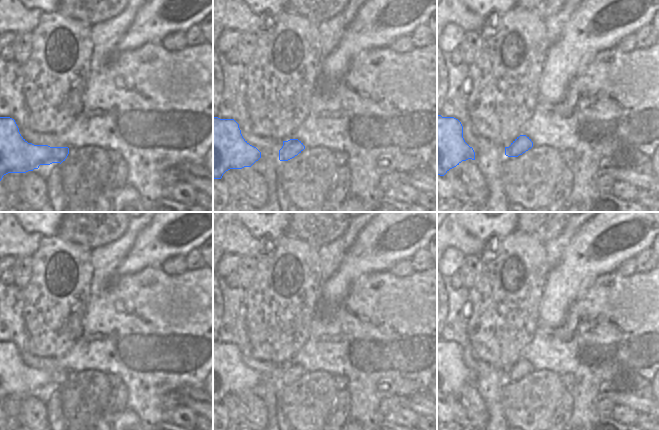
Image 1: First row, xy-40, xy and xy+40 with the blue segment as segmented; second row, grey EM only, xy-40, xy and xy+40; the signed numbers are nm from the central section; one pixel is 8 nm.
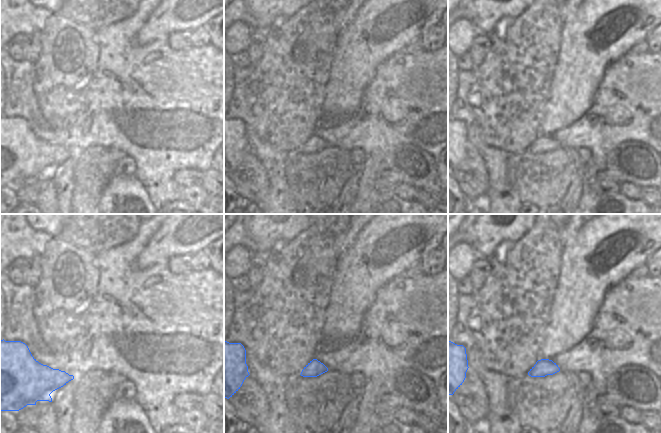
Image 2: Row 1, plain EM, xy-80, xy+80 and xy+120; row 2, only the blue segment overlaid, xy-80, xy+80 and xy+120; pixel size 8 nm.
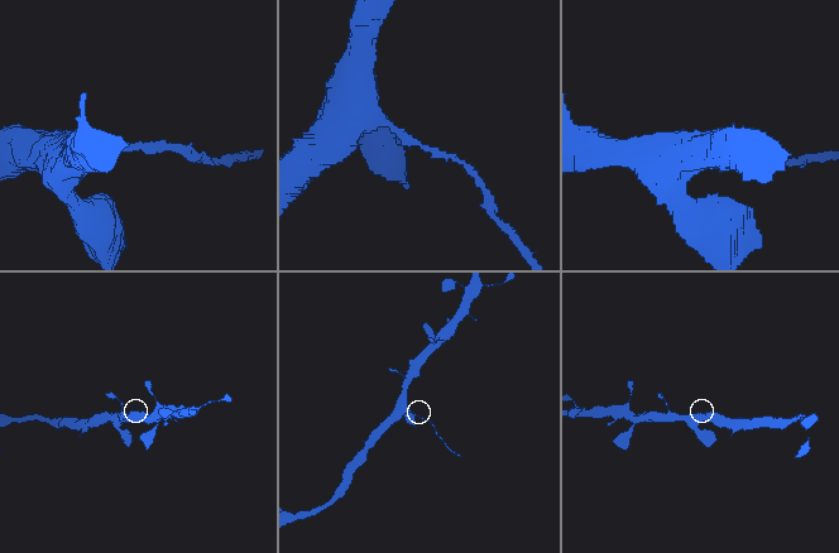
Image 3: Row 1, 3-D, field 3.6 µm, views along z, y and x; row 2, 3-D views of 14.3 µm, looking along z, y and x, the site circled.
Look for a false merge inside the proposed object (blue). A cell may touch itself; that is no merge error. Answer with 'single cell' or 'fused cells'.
fused cells

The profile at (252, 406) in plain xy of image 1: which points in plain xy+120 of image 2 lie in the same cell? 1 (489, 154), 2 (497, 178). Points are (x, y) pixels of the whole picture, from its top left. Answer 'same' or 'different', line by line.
1: different
2: different

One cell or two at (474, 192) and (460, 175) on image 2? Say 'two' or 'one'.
one

